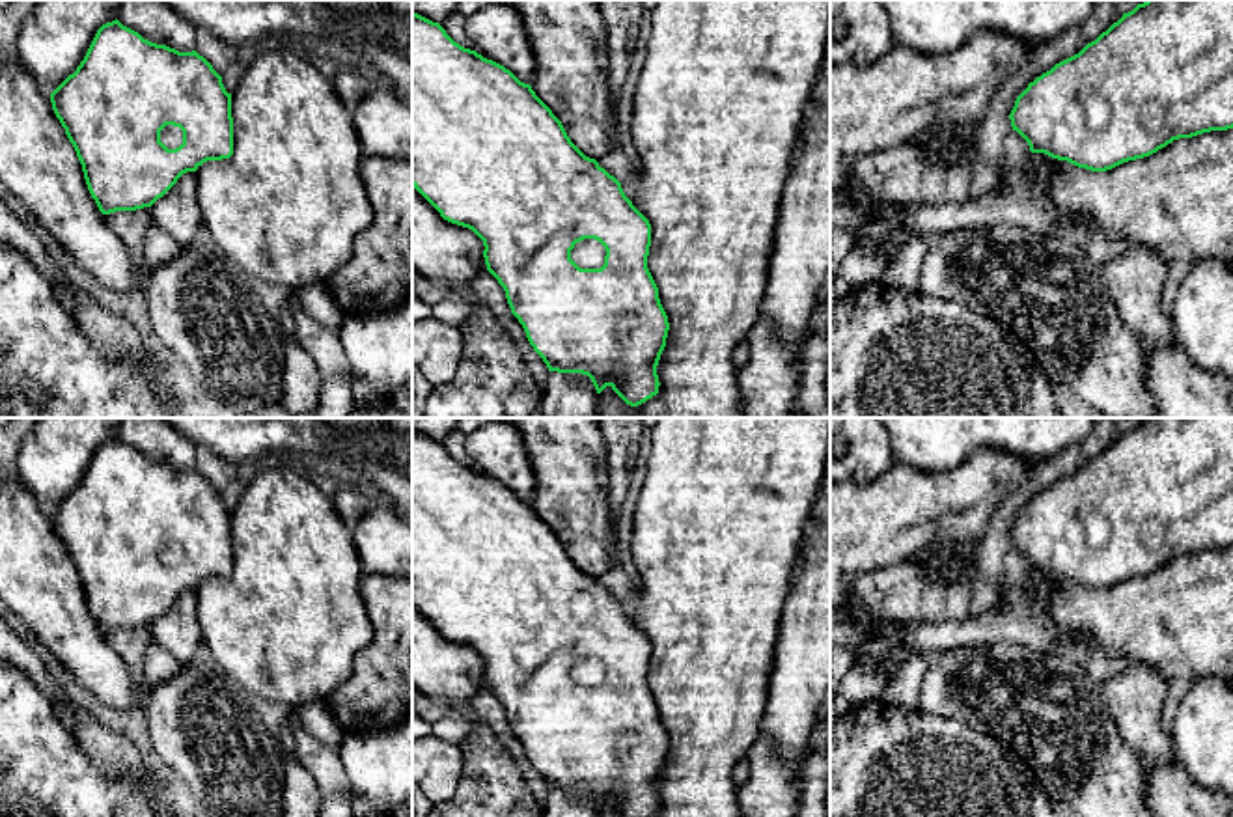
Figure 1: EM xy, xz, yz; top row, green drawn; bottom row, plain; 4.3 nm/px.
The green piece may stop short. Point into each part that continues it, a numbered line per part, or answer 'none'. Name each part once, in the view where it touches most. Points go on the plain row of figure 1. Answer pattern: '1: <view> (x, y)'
1: xz (588, 672)

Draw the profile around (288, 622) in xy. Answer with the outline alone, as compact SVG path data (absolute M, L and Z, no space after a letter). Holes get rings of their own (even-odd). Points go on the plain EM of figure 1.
M265 466L246 481L244 492L231 511L233 573L207 578L196 588L196 616L203 645L228 675L248 692L291 709L326 701L353 670L354 657L375 634L375 627L360 595L364 575L353 530L341 520L334 500L304 474Z

